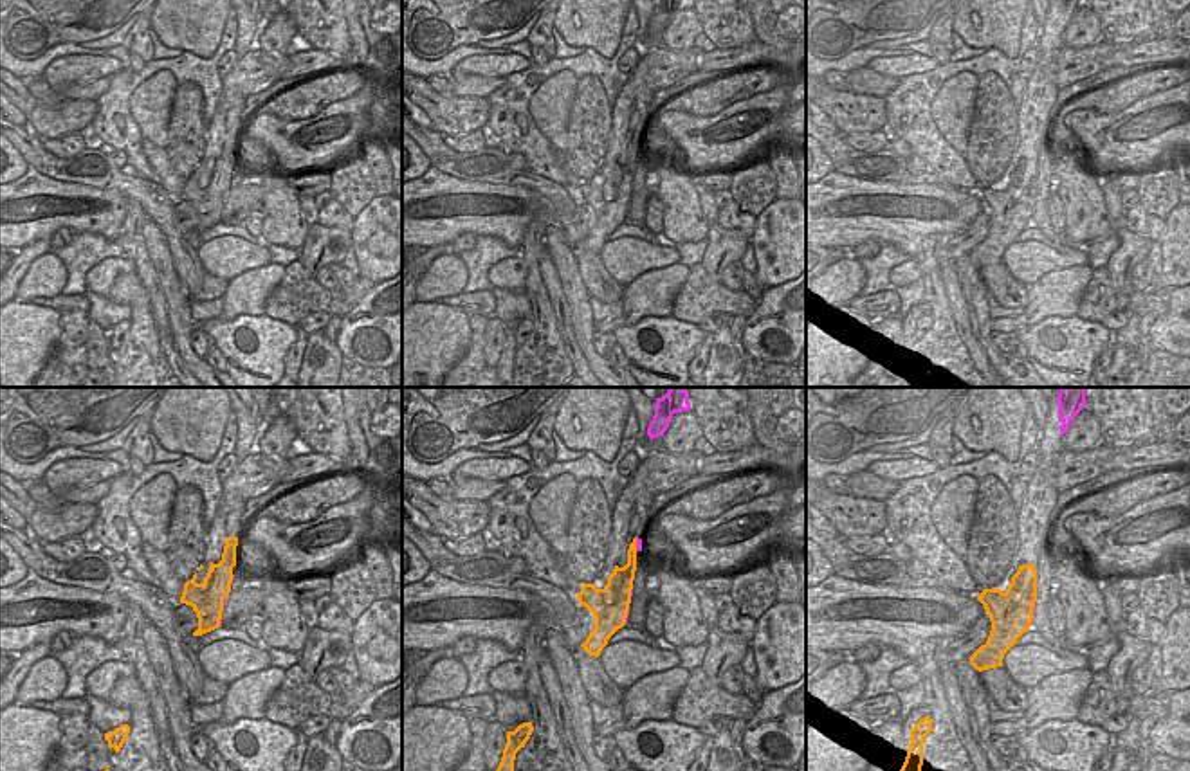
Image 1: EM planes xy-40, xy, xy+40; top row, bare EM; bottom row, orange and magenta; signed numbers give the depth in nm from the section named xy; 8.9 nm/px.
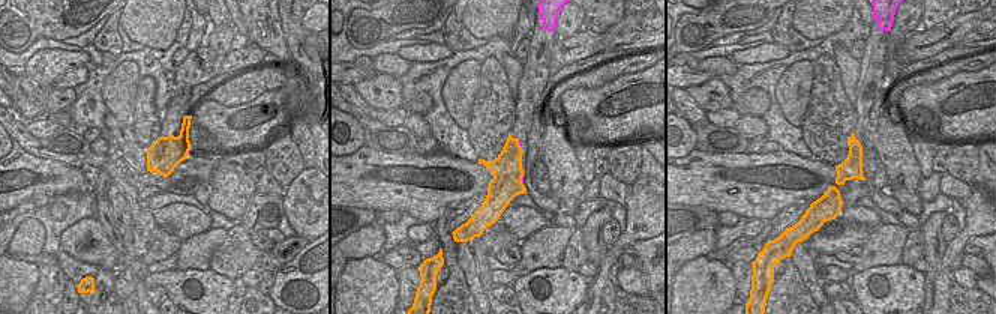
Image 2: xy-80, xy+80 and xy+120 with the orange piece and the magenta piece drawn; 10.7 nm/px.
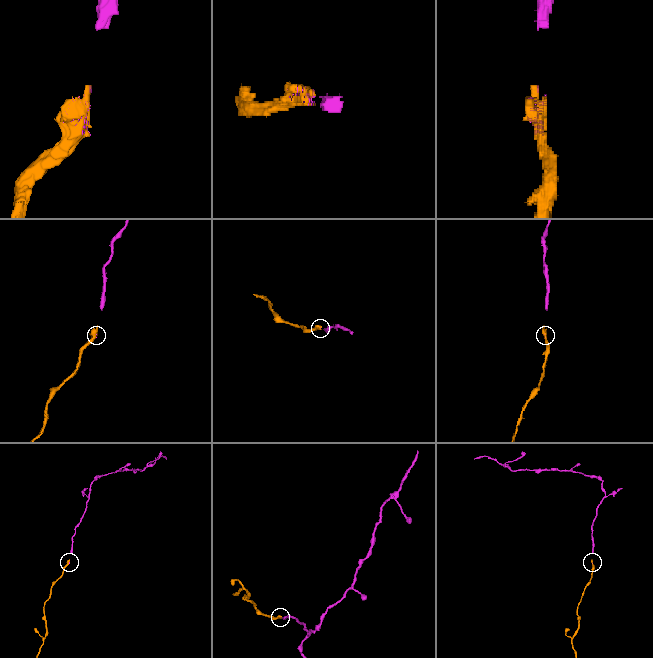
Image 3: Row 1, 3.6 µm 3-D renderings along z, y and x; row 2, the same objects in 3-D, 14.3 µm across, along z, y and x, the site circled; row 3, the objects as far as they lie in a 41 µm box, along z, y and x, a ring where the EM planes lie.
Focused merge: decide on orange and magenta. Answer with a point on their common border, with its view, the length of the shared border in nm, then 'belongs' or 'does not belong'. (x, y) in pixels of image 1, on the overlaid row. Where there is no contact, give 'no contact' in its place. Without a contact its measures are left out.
meets orange in xy at (635, 544); contact 130 nm long; belongs

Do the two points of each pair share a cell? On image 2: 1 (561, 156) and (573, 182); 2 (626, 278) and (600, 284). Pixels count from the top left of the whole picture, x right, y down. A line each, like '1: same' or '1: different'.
1: same
2: different

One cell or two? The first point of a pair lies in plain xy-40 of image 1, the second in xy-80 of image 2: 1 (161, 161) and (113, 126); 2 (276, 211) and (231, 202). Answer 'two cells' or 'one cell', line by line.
1: one cell
2: one cell

